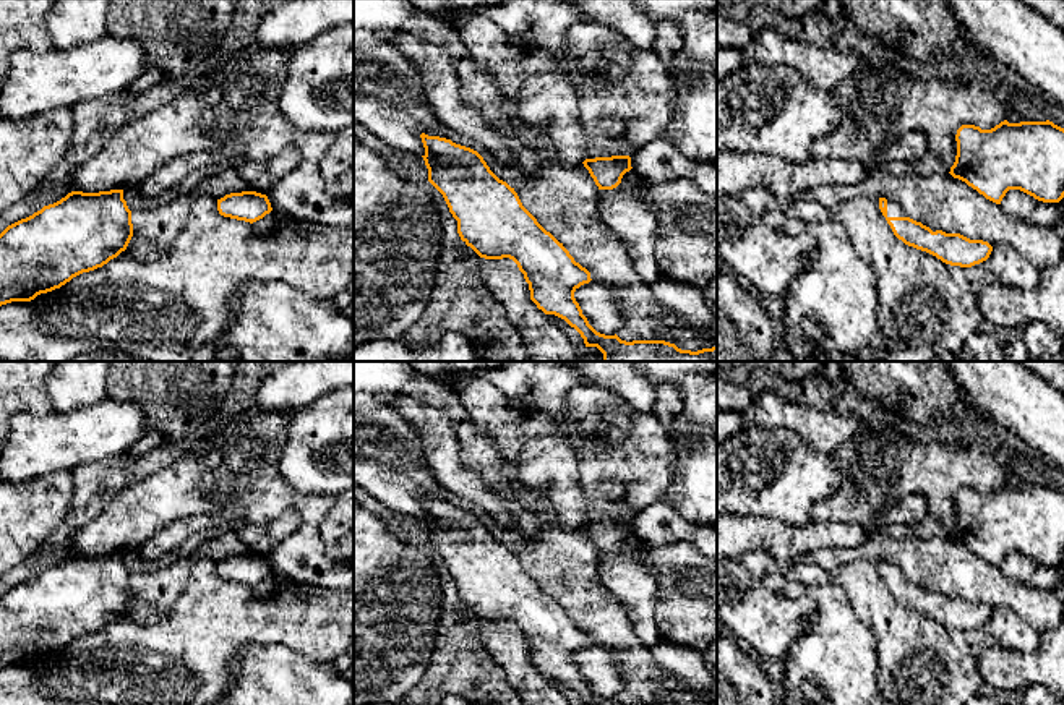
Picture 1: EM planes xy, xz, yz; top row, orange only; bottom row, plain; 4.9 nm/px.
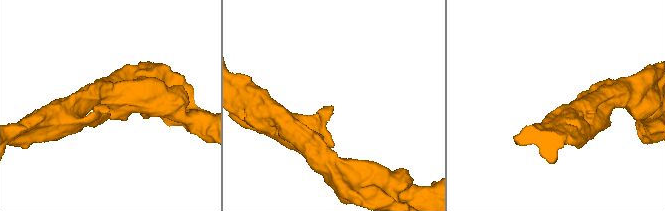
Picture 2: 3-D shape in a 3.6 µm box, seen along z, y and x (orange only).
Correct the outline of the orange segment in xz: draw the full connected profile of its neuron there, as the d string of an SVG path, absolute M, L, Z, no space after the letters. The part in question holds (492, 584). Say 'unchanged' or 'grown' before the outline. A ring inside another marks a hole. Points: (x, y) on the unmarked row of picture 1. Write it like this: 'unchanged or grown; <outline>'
unchanged; M440 499L420 501L428 545L443 558L467 609L485 622L513 622L537 671L564 682L584 705L626 705L589 687L574 655L592 643L590 635L537 585L477 514Z

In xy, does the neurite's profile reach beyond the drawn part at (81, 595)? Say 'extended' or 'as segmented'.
as segmented

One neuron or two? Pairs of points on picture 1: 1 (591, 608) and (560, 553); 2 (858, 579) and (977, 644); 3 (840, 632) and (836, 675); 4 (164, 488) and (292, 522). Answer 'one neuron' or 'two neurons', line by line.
1: one neuron
2: one neuron
3: one neuron
4: two neurons

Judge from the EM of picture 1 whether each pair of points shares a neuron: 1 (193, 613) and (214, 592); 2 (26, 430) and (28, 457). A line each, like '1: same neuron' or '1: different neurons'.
1: same neuron
2: same neuron

